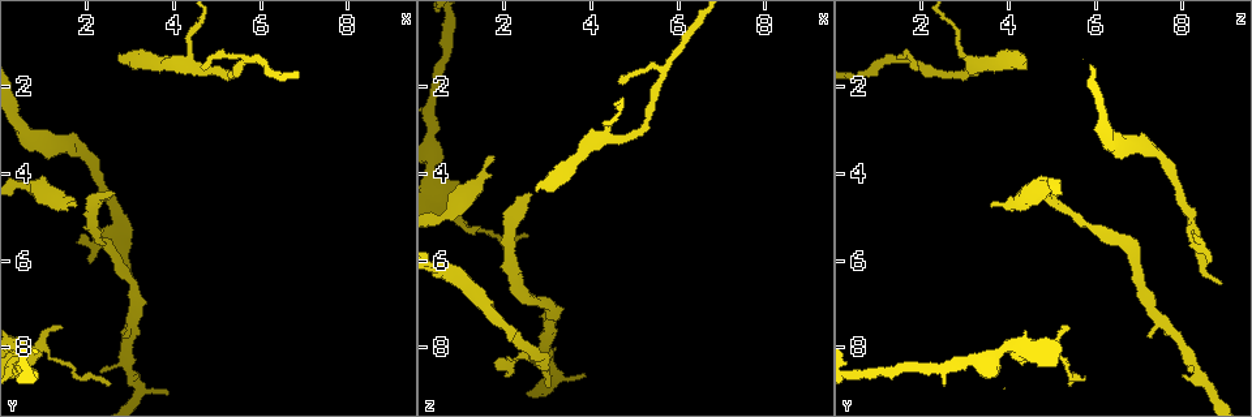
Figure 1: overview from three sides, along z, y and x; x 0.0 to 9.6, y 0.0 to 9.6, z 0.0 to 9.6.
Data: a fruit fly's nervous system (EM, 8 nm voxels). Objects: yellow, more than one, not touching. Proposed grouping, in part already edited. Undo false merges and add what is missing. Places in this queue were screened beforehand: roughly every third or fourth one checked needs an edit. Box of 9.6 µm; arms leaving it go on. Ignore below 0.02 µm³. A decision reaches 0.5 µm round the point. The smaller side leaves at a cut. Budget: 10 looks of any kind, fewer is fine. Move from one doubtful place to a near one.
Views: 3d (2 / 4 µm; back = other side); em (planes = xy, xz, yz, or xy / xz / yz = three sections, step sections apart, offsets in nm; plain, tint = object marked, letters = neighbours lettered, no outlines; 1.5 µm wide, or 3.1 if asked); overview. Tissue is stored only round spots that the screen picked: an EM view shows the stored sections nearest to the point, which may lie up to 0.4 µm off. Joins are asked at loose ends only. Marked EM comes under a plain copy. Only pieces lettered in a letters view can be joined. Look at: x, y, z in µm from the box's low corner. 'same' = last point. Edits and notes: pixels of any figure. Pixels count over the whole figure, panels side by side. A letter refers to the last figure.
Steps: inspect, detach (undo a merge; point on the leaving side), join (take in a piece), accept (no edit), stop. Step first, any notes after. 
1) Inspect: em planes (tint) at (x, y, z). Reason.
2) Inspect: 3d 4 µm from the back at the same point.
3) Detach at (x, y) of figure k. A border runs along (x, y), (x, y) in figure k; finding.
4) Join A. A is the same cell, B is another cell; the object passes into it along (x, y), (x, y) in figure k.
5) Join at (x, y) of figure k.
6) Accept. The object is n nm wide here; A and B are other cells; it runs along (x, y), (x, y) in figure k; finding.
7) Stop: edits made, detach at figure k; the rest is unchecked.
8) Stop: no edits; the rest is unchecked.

Inspect: em xz step 4 (letters) at (2.80, 1.20, 4.30). Tapers out.

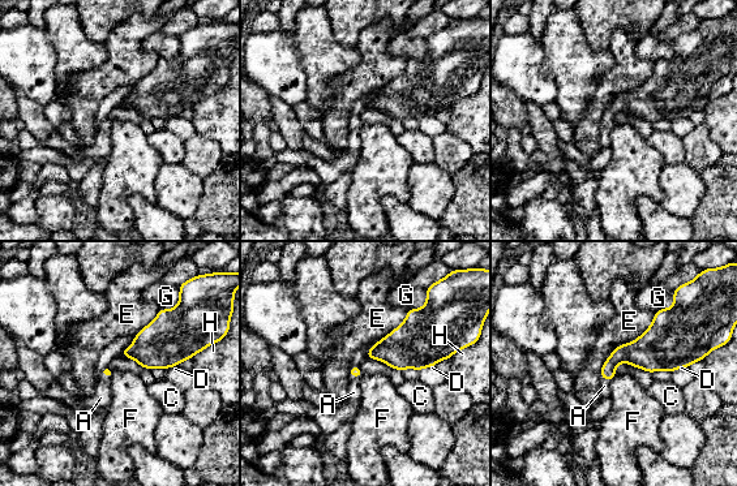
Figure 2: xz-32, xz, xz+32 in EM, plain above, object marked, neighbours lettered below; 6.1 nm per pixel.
Join A. The longest contact is with E, 380 nm; A is the same cell, C, D, E, F, G and H are other cells; the object passes into it along (356, 371), (355, 375), (354, 392) in figure 2; it goes on there.

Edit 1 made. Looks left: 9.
Inspect: overview.

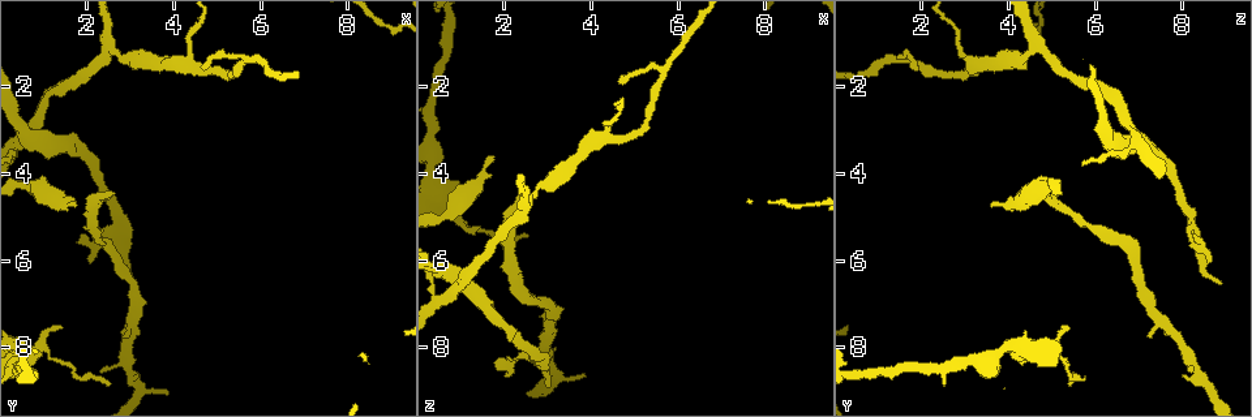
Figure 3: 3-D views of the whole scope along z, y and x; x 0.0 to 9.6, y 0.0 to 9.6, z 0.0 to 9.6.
Inspect: 3d 2 µm at (2.45, 8.85, 5.40). Thin end.

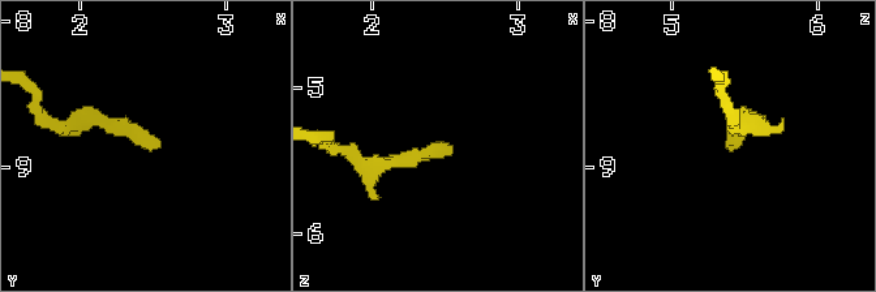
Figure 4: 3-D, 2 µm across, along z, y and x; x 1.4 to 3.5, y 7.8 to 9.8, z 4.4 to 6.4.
Inspect: em yz step 8 (letters) at (2.52, 8.86, 5.40). Need the tissue.

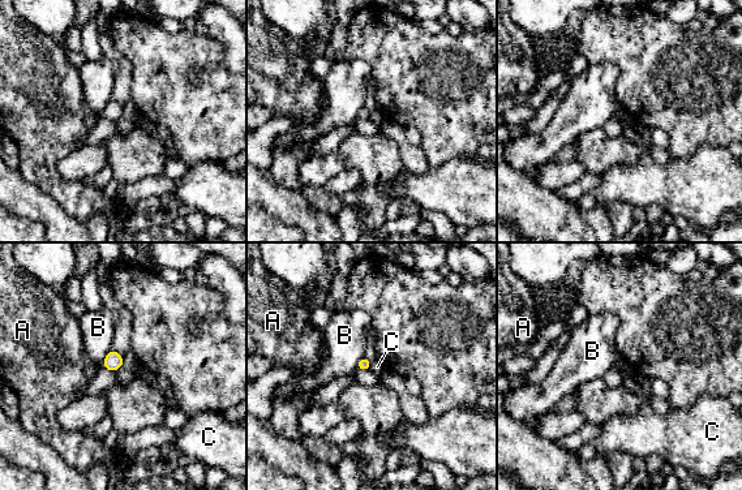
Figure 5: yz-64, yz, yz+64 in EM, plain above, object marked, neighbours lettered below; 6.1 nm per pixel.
Inspect: em planes (letters) at the same point.

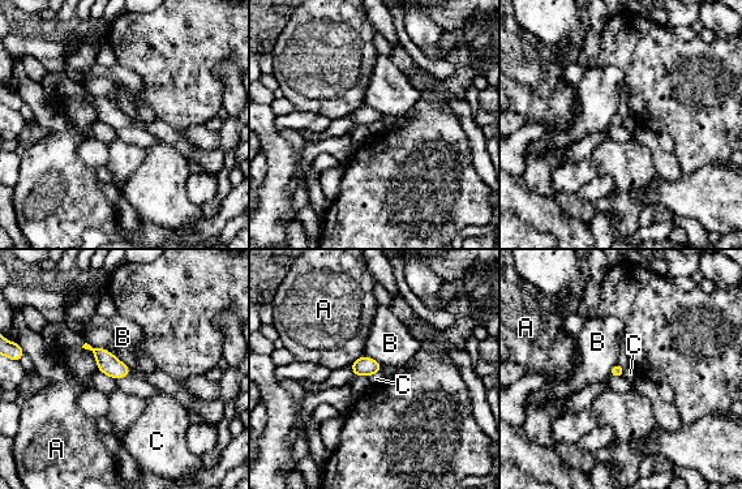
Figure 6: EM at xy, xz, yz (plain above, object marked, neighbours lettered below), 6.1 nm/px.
Accept. A, B and C are other cells; a border runs along (86, 342), (110, 352) in figure 6; none of them fits.

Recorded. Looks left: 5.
Inspect: em xy step 8 (tint) at (2.10, 6.00, 8.65). Thin end.

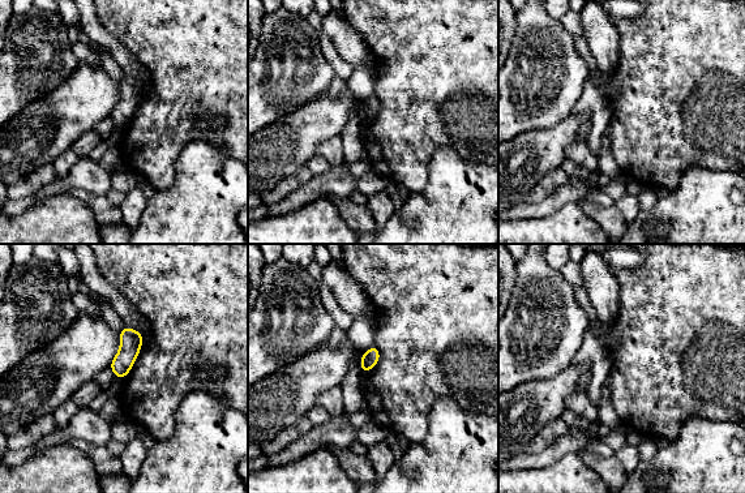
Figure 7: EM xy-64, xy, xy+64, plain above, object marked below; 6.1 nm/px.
Inspect: em planes (letters) at the same point. Another direction.

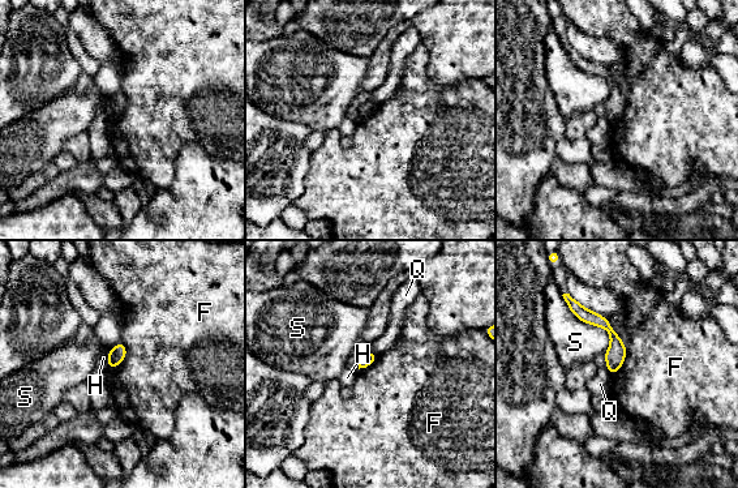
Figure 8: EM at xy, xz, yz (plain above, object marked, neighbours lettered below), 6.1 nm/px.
Accept. F, H, Q and S are other cells; it runs along (574, 304), (612, 332), (613, 369) in figure 8; no lettered piece goes on from it.

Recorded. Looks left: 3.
Inspect: 3d 4 µm at (1.40, 7.60, 5.25). Thin end.

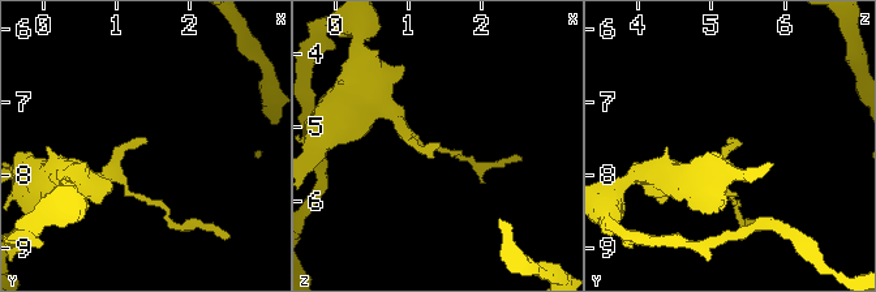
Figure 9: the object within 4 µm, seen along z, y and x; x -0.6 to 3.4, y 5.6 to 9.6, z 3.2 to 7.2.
Inspect: em xz step 8 (tint) at (1.45, 7.55, 5.20).

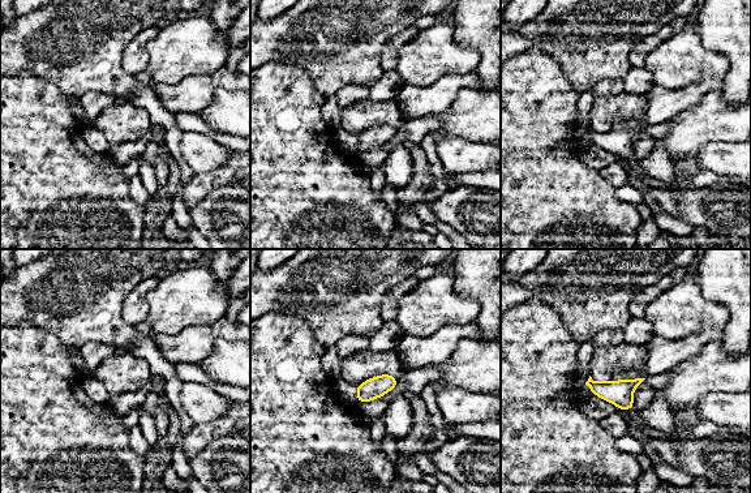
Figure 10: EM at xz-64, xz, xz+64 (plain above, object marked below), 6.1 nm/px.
Inspect: em planes (letters) at the same point.

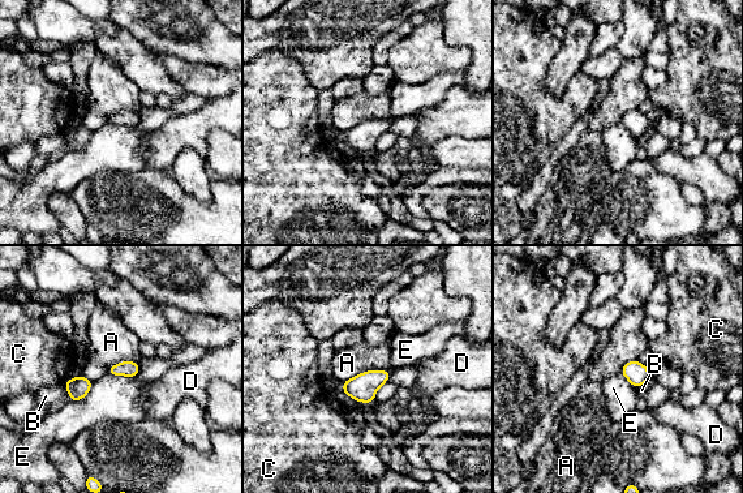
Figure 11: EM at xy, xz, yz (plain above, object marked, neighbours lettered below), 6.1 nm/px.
Accept. The object is 100 nm wide here; A, B, C, D and E are other cells; a border runs along (93, 382), (82, 398), (69, 402) in figure 11; none of them fits.

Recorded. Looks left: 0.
Stop: edits made, join at figure 2; the rest is unchecked.

